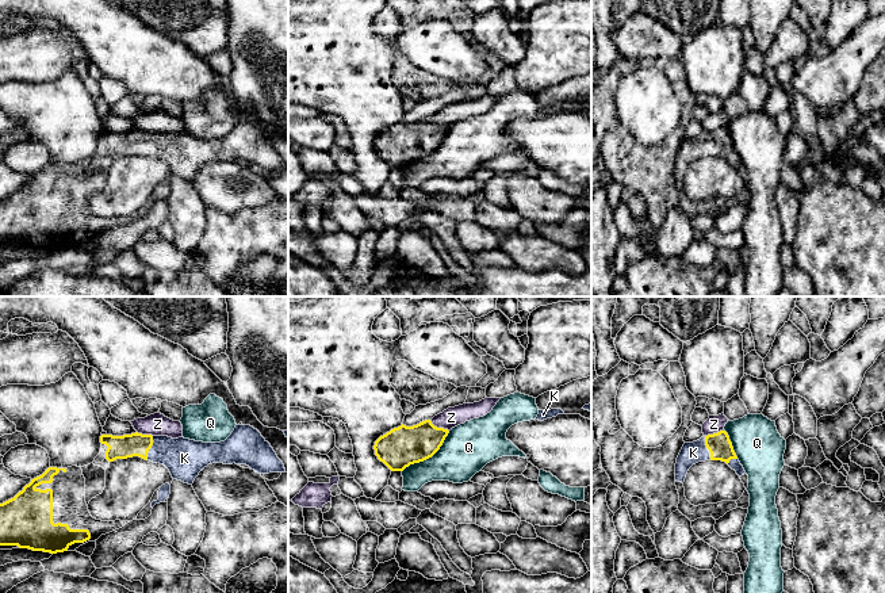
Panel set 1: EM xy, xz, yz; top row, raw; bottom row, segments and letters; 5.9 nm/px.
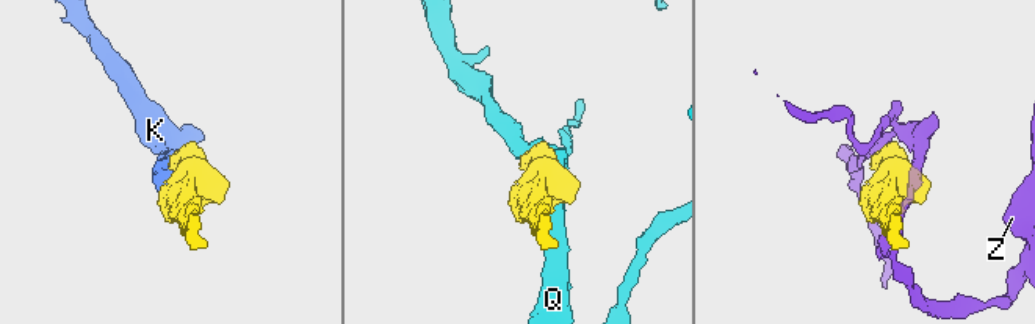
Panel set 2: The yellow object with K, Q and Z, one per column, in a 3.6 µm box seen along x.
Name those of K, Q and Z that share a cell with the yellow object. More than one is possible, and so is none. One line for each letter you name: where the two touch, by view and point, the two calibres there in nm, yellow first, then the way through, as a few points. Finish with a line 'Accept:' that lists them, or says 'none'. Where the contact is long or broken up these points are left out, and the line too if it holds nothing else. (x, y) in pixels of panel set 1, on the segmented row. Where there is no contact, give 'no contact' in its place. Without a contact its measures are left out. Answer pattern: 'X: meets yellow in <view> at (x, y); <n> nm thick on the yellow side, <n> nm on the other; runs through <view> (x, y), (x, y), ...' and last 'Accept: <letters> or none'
K: meets yellow in xy at (150, 447); 140 nm thick on the yellow side, 240 nm on the other; runs through xy (119, 447), (150, 447), (184, 458)
Accept: K

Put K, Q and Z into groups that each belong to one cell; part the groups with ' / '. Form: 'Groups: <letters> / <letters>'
Groups: K / Q / Z

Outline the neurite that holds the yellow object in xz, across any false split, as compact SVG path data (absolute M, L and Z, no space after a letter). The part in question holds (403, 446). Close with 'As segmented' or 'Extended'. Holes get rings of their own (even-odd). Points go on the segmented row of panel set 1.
M430 420L413 426L402 424L375 441L375 455L391 471L403 471L410 464L432 458L448 433L448 429L434 426Z. As segmented

